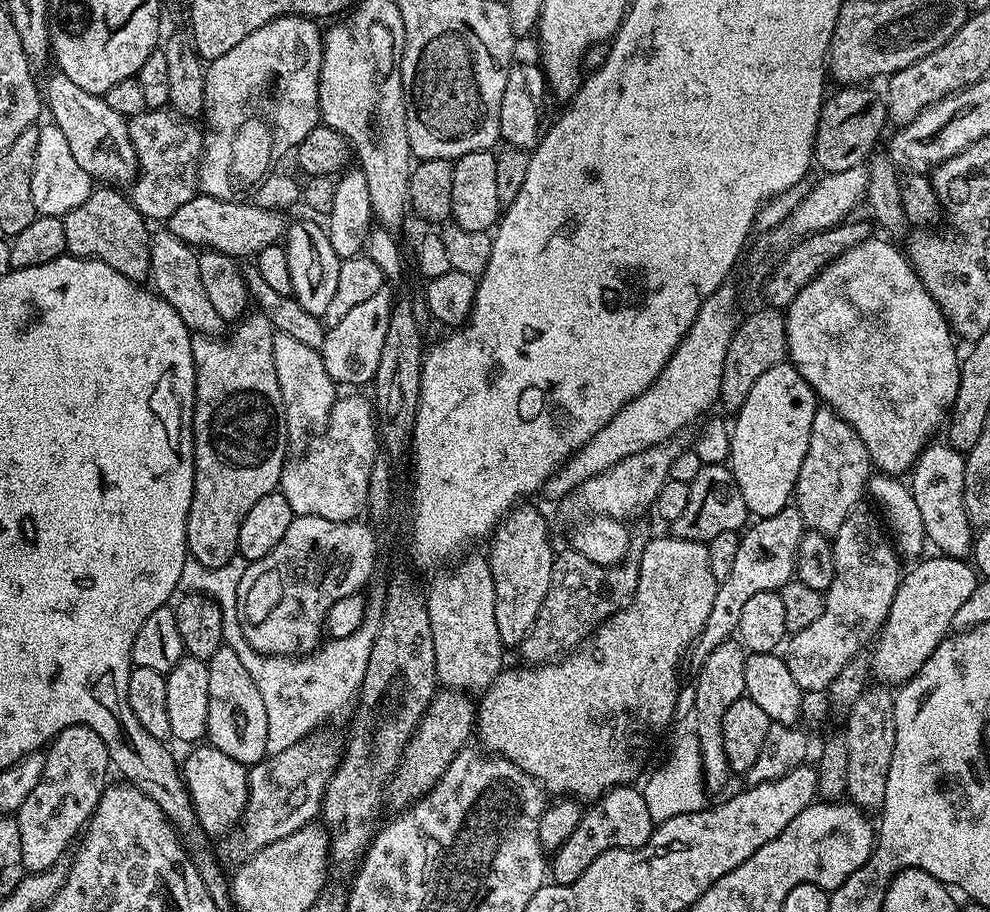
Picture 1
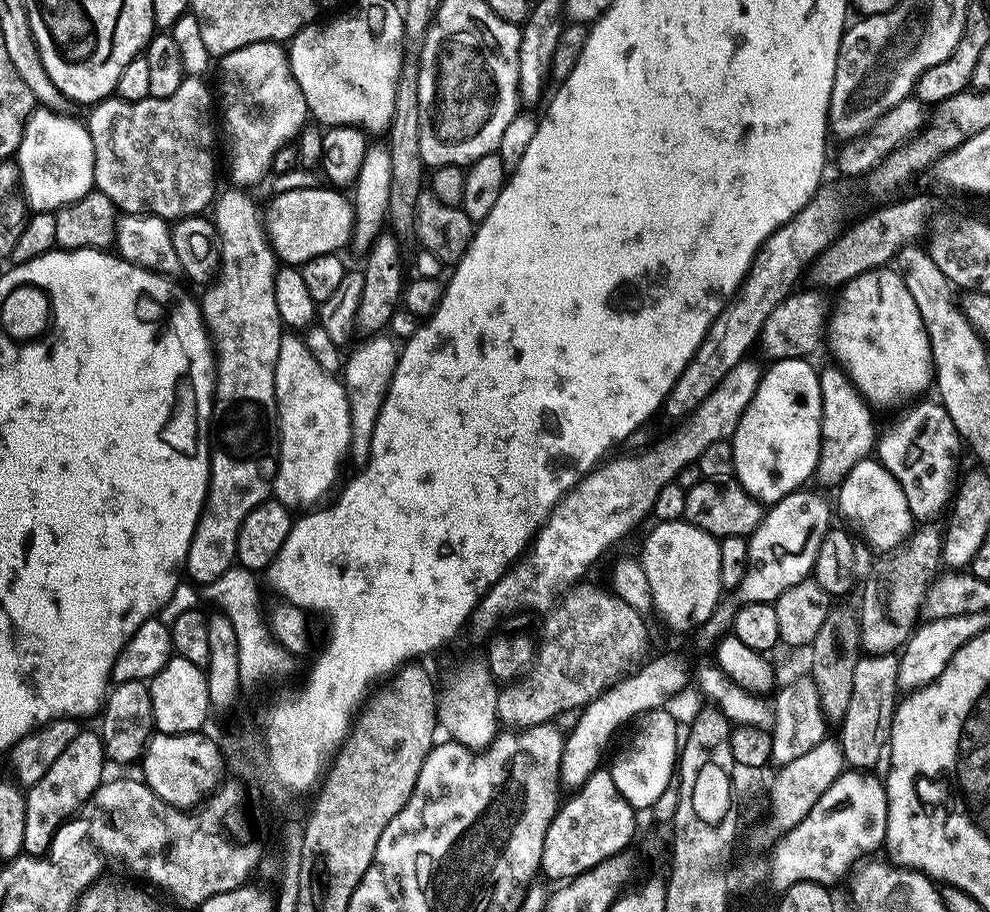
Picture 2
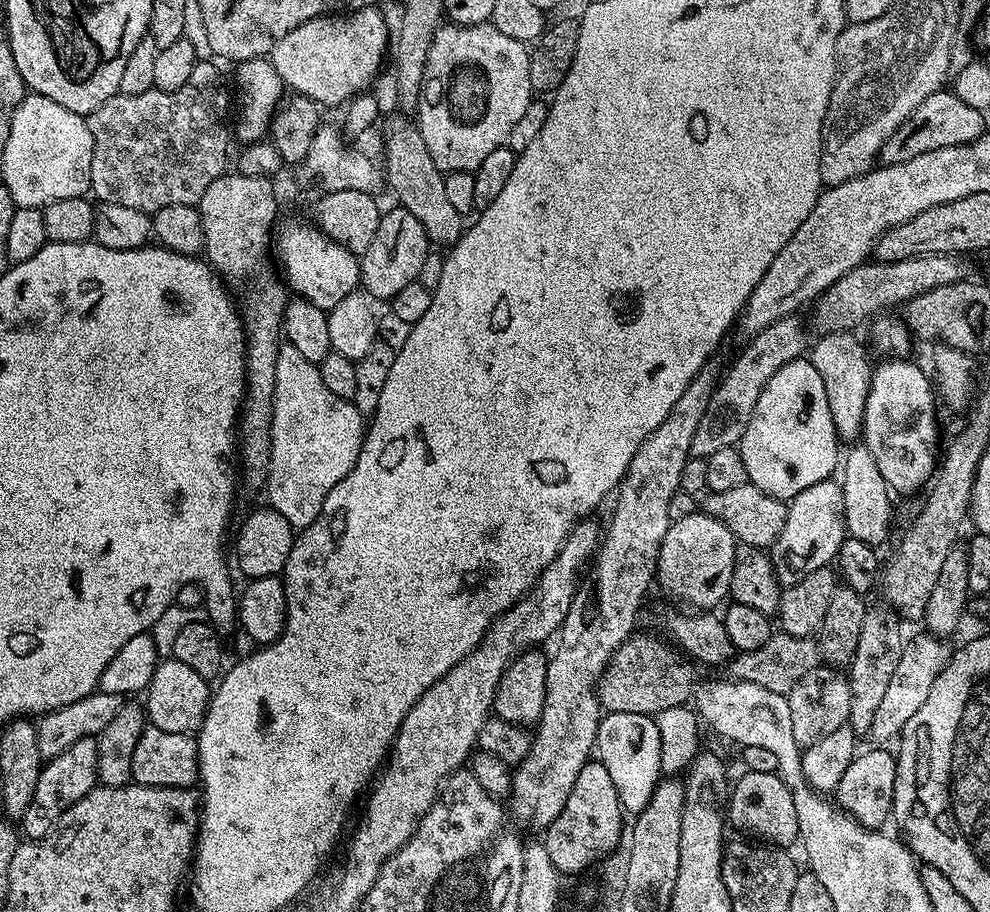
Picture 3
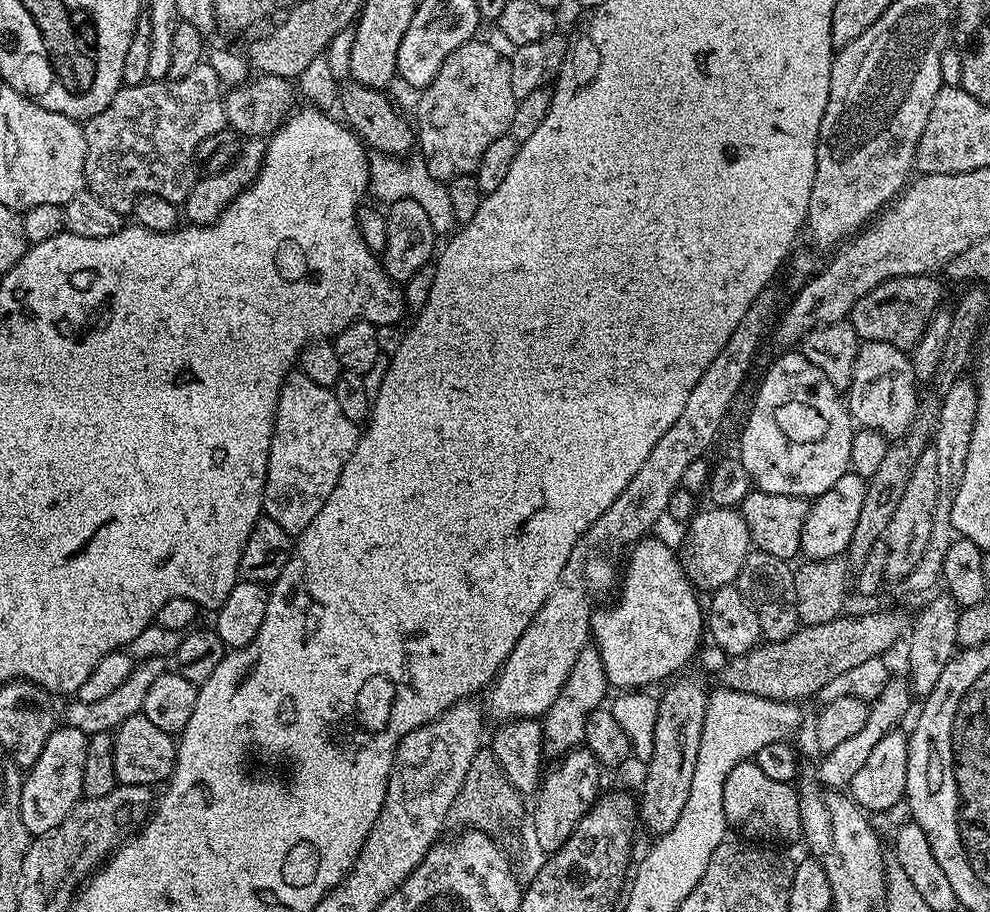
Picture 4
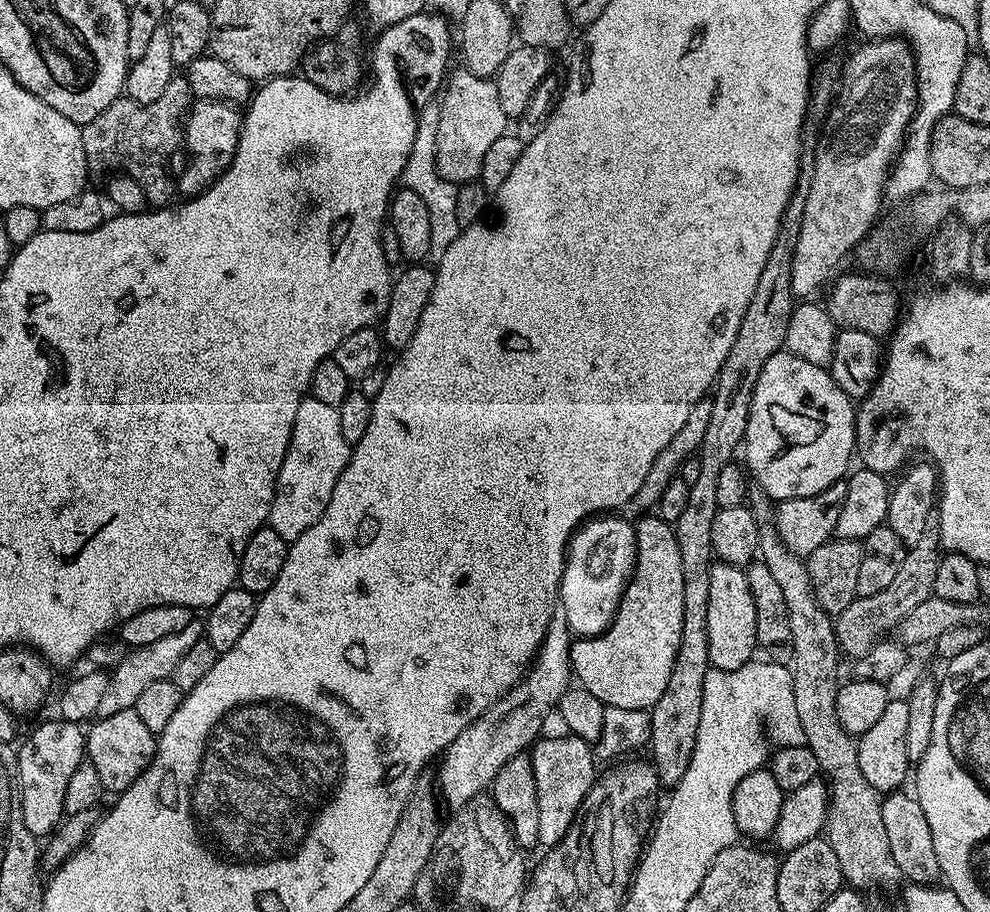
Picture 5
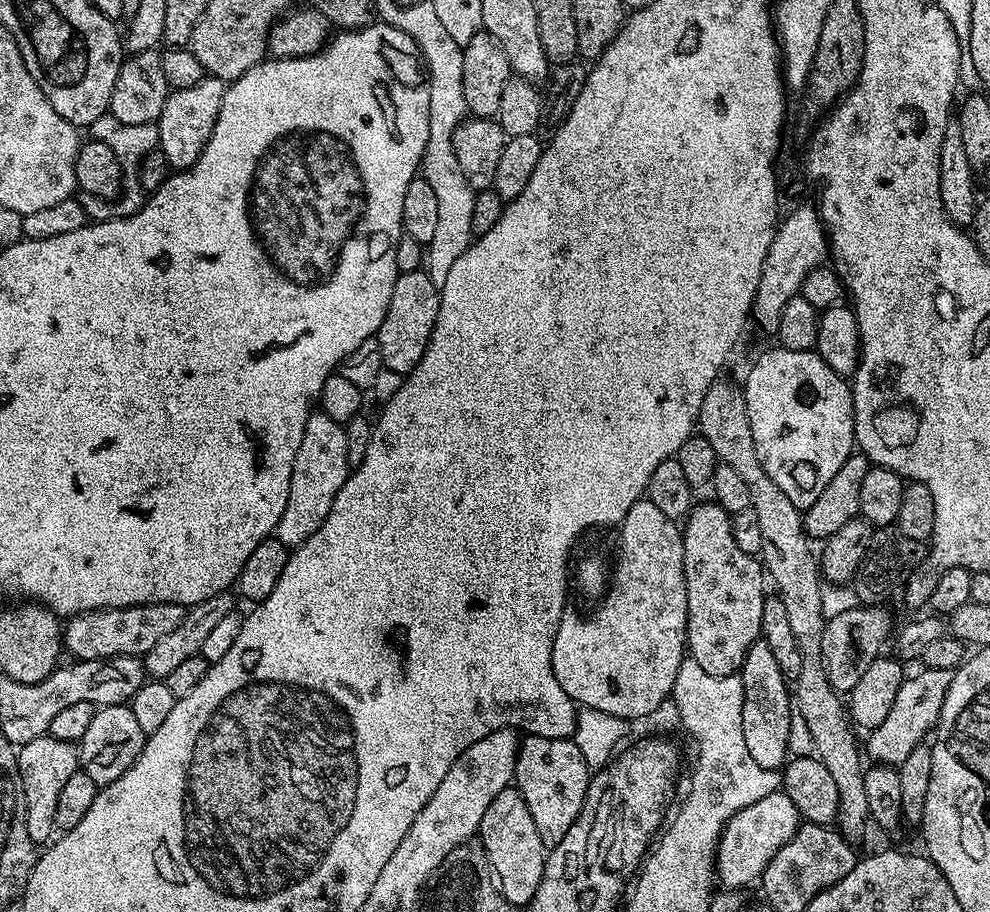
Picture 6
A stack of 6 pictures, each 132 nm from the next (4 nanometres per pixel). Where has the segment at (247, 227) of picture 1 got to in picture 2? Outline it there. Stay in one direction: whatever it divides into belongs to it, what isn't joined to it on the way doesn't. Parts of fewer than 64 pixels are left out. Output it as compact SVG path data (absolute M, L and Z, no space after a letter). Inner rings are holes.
M317 186L314 188L299 188L275 193L268 204L268 212L263 213L264 231L268 236L268 243L276 253L277 261L288 266L303 266L310 260L317 260L320 256L330 256L339 253L339 248L347 249L352 239L355 210L351 199L343 191L332 186Z

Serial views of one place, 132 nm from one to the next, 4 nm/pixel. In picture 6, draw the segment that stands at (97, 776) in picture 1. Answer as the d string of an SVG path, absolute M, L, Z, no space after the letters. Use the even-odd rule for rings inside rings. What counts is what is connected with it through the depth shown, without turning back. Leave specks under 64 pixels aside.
M50 735L39 736L34 738L34 742L19 745L16 765L20 771L24 791L26 834L30 834L36 845L47 845L53 839L52 832L57 831L54 810L58 806L58 793L66 787L70 774L74 774L80 767L77 745L71 740L54 738Z

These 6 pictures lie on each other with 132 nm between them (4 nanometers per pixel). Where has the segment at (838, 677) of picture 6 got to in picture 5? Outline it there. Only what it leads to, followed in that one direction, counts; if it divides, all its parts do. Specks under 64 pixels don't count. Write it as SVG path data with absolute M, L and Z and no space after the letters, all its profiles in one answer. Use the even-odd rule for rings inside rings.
M933 511L929 518L926 518L925 532L905 551L901 569L897 571L897 576L893 577L889 586L877 594L857 597L846 610L835 617L836 641L847 657L848 655L852 656L851 658L864 656L879 637L889 633L886 631L890 629L893 631L918 607L919 603L932 596L941 555L940 515L937 511Z

